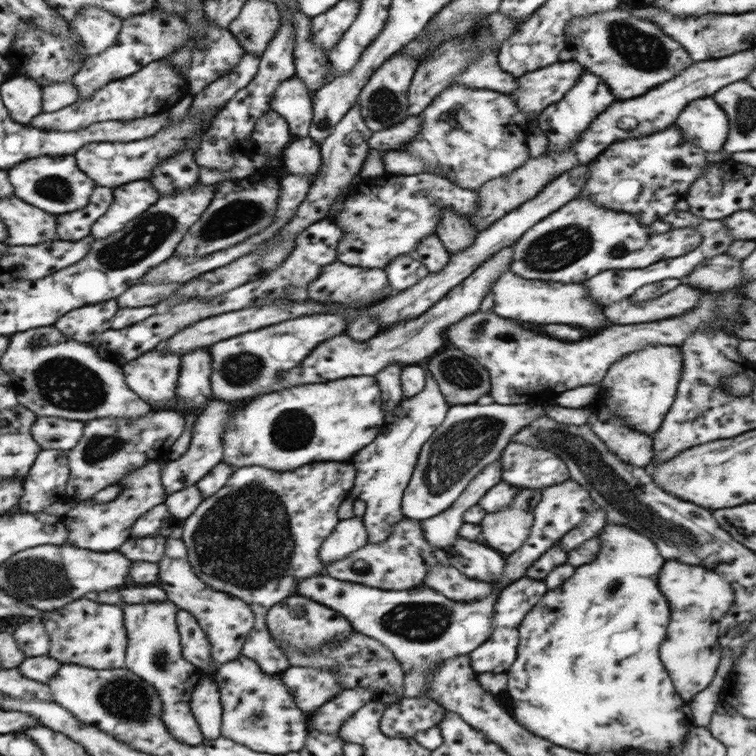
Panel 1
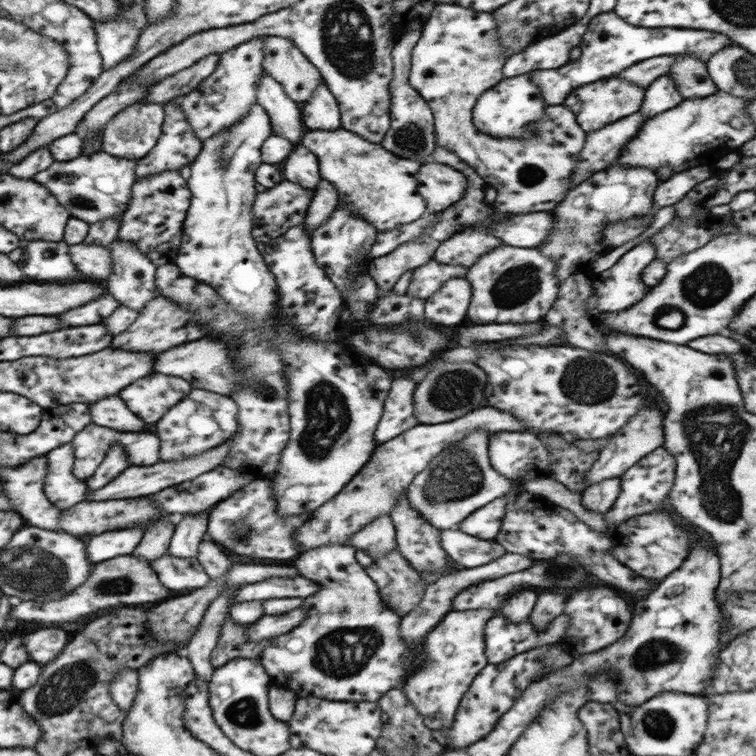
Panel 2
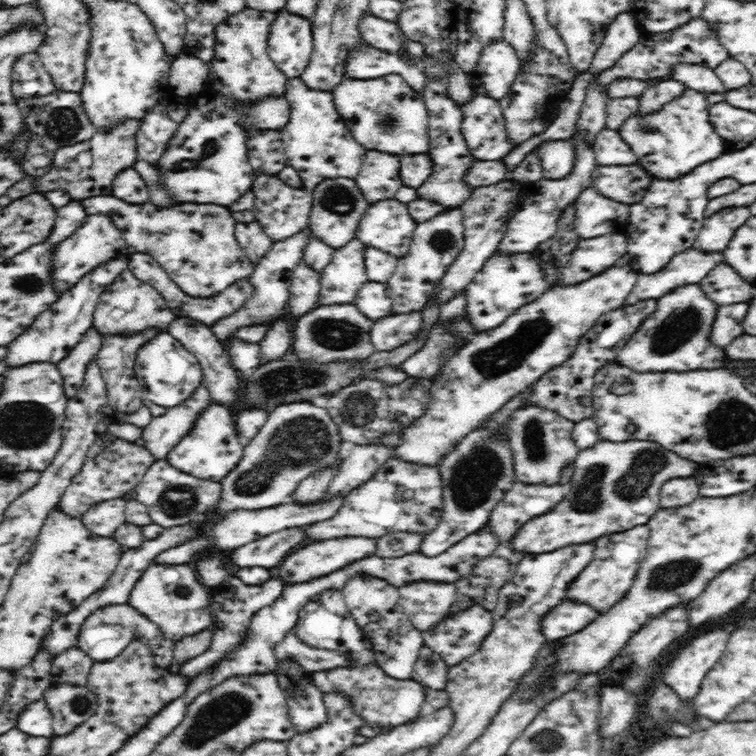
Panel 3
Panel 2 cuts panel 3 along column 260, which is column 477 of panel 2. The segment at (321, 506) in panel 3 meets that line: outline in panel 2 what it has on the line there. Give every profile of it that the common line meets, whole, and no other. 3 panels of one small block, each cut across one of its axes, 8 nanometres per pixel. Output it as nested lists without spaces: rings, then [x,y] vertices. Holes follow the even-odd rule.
[[[506,496],[492,500],[492,504],[478,508],[478,511],[462,520],[460,530],[470,536],[478,536],[482,540],[494,540],[502,526],[504,508],[506,508]]]

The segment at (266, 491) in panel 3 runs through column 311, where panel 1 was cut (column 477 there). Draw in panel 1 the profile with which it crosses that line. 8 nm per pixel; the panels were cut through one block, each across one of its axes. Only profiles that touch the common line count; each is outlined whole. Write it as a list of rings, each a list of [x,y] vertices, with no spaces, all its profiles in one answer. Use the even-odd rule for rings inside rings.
[[[456,404],[449,407],[442,424],[421,446],[417,464],[404,491],[403,515],[408,519],[423,521],[444,513],[466,490],[484,466],[501,457],[506,444],[516,432],[544,416],[540,405],[522,404]]]

